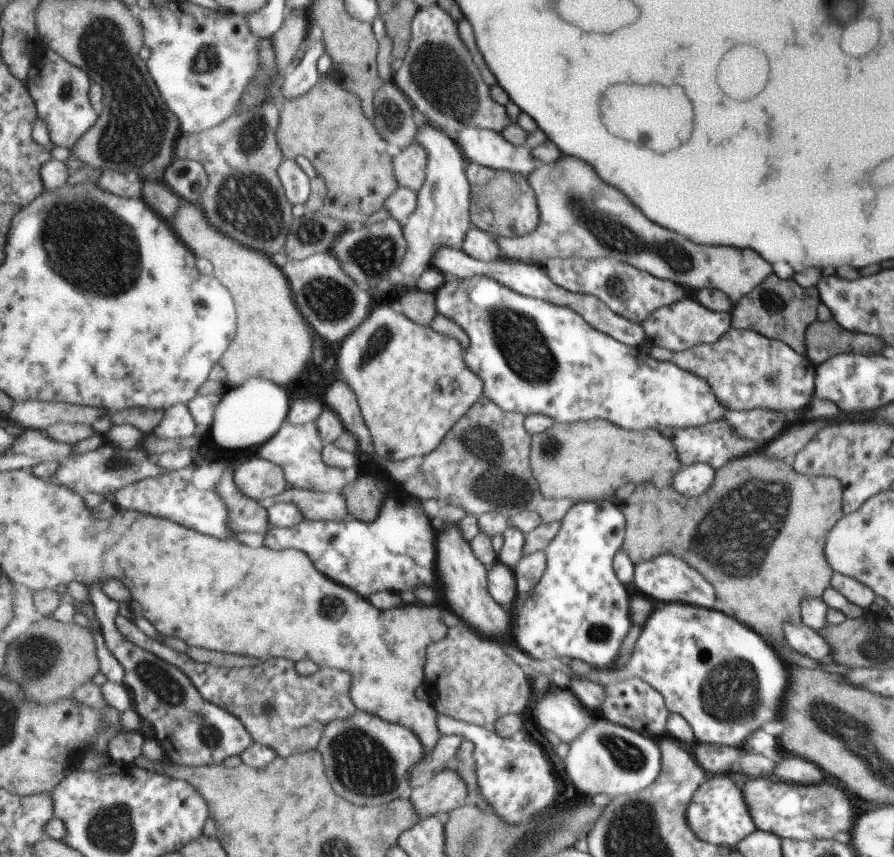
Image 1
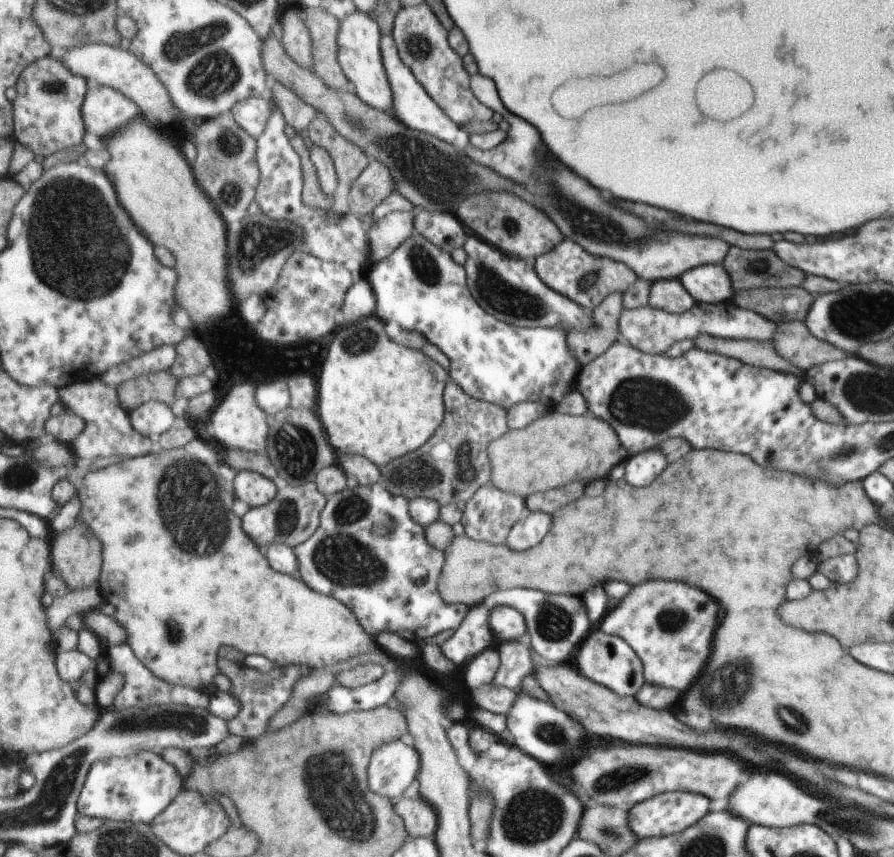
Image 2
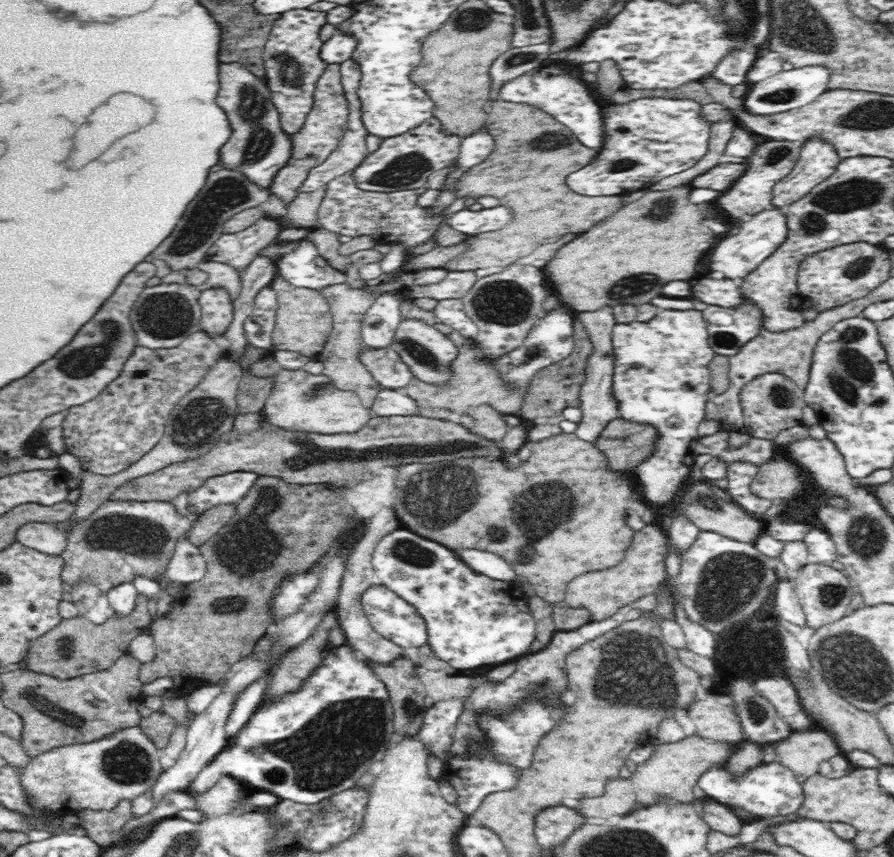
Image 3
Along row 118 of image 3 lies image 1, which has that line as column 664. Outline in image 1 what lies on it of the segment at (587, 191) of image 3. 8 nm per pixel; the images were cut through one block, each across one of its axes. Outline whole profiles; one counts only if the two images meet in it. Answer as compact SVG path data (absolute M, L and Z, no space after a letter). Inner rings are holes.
M683 603L653 604L652 611L641 625L630 655L624 658L625 667L620 669L591 668L587 674L578 675L558 657L535 660L521 652L515 644L507 641L501 641L499 647L505 648L505 652L509 652L513 660L517 660L517 665L530 680L535 679L539 674L549 678L555 670L565 673L568 677L581 677L601 686L613 680L640 678L661 695L669 713L679 714L683 720L687 721L696 744L737 748L737 744L740 746L742 743L741 740L747 739L751 732L765 722L780 721L778 718L779 704L781 704L780 700L784 697L784 688L788 683L788 673L784 666L786 662L782 661L774 648L771 648L756 632L734 618L719 614L717 610L703 610L701 607L687 606Z

